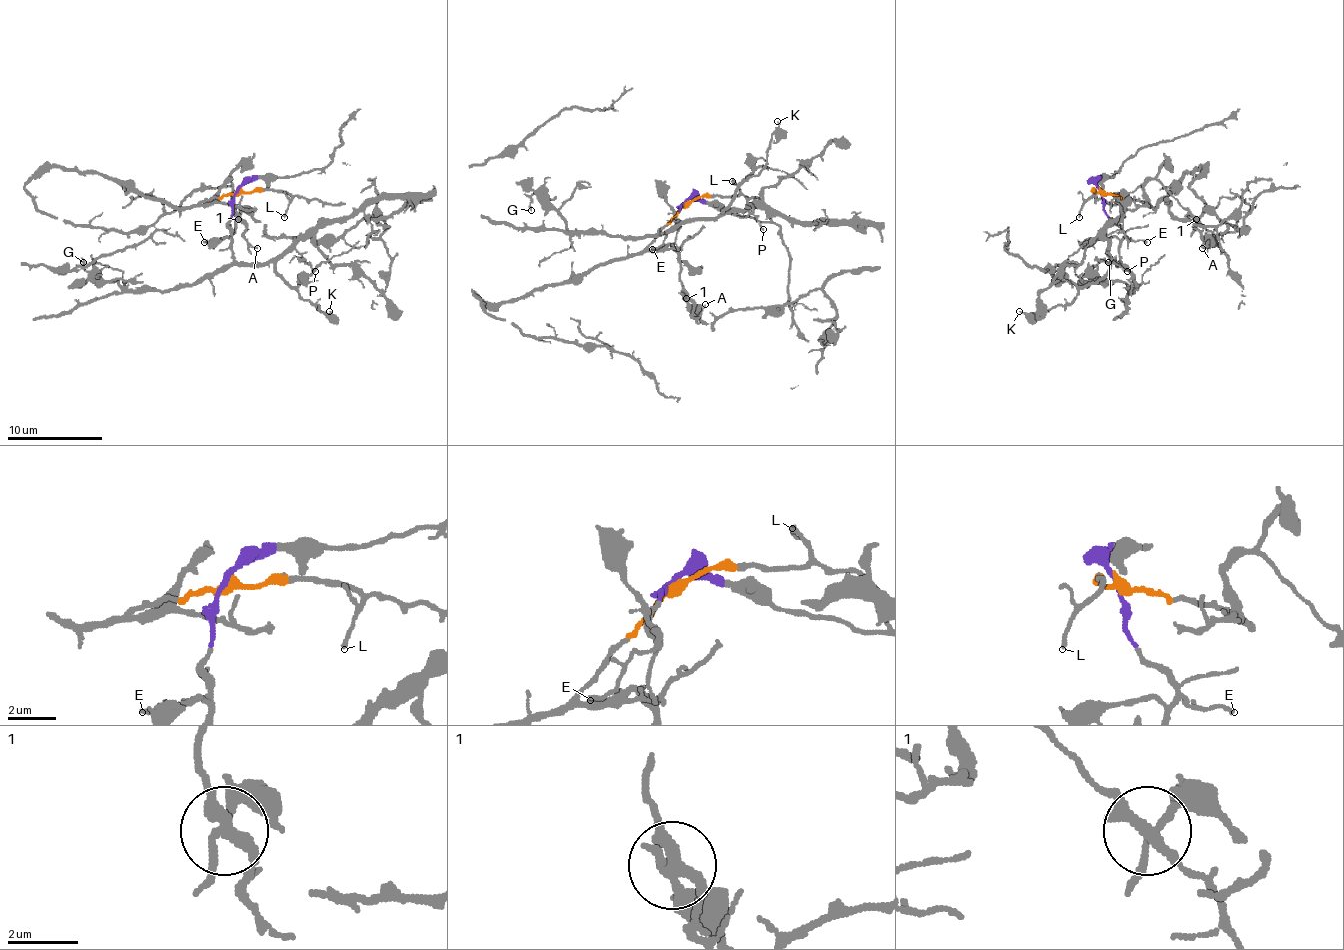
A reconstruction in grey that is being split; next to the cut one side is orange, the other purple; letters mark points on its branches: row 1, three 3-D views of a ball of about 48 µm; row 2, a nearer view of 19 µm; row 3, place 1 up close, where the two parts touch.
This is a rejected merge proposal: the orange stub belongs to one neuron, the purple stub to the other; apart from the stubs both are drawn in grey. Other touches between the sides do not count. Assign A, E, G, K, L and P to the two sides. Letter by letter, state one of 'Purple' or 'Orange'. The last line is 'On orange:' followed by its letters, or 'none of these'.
A: Orange
E: Purple
G: Purple
K: Purple
L: Orange
P: Purple
On orange: A, L

